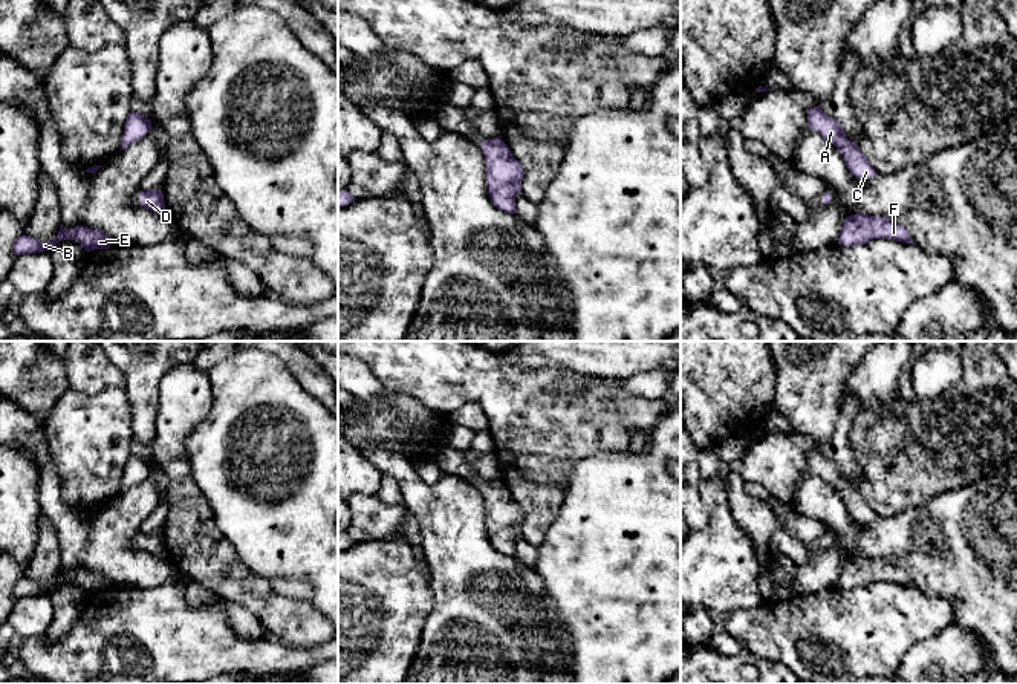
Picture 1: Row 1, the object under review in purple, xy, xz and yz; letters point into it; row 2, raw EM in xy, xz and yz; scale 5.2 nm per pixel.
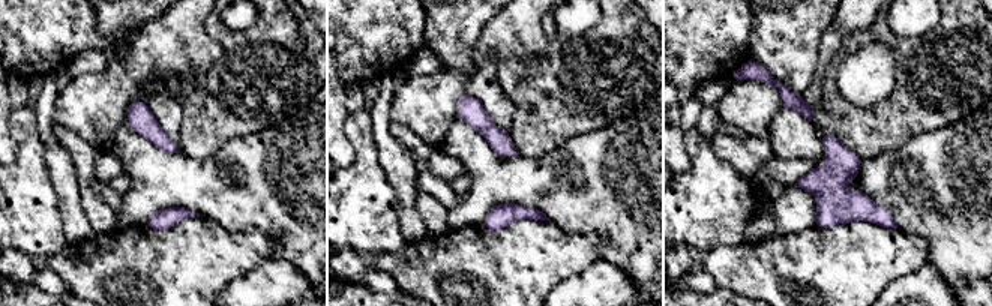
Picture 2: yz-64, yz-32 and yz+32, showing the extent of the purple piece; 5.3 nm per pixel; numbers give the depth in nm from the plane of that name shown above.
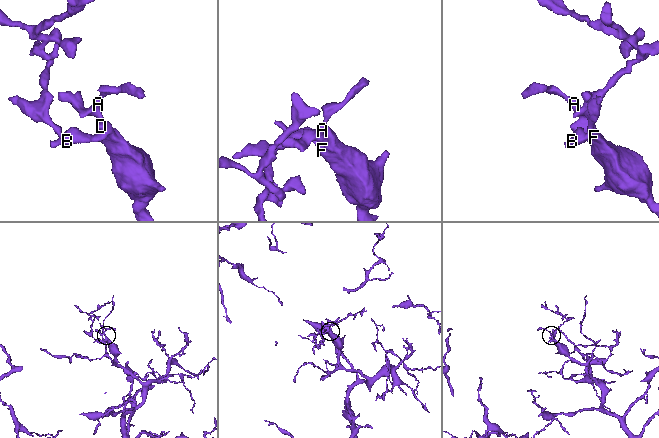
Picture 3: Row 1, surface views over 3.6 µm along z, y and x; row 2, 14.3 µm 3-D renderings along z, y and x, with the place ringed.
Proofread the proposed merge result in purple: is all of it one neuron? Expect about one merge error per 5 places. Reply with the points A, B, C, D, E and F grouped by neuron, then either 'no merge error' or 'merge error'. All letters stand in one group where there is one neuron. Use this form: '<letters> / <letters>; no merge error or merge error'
A B C D E F; no merge error

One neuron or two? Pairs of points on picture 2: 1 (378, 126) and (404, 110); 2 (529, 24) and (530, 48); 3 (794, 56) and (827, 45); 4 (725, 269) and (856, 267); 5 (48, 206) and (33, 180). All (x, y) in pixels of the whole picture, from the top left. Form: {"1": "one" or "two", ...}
{"1": "two", "2": "one", "3": "two", "4": "one", "5": "one"}

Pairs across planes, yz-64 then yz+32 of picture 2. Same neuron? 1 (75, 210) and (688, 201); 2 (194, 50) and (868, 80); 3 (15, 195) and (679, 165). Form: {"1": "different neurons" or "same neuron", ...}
{"1": "different neurons", "2": "different neurons", "3": "different neurons"}

